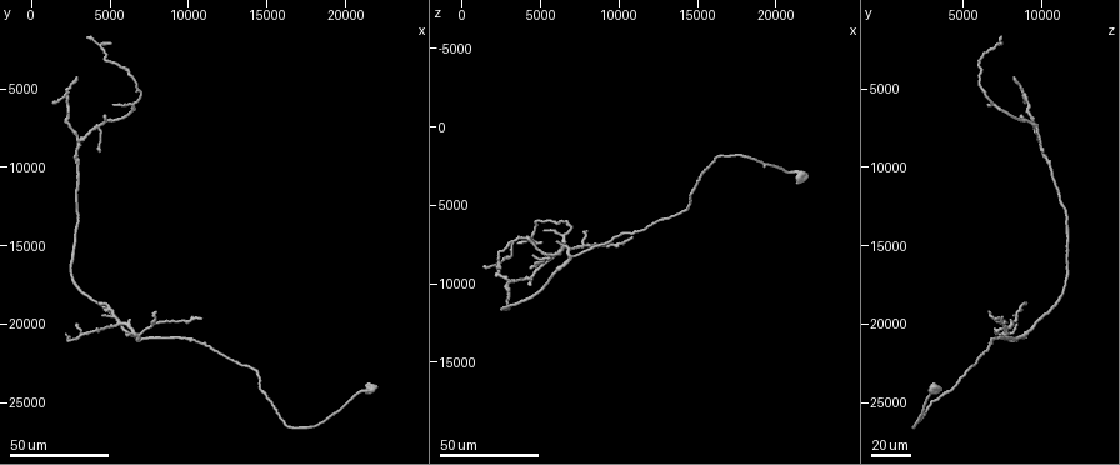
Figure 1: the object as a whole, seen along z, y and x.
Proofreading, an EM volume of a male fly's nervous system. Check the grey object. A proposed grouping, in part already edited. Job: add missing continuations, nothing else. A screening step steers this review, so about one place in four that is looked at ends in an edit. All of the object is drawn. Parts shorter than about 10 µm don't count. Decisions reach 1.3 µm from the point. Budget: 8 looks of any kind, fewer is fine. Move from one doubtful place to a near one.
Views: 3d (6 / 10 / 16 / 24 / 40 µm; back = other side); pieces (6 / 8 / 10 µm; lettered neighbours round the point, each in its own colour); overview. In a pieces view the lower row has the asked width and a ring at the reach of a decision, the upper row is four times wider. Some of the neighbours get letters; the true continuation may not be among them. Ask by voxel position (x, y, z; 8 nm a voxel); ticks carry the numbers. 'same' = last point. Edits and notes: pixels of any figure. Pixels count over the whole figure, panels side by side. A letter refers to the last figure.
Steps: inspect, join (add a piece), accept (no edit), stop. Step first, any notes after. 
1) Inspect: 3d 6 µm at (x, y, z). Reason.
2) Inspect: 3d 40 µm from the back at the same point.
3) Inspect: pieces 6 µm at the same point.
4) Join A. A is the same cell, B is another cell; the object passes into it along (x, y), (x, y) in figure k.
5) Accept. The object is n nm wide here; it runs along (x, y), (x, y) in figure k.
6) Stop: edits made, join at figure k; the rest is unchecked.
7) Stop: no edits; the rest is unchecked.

Inspect: 3d 40 µm at (10800, 19600, 7000). An open end.

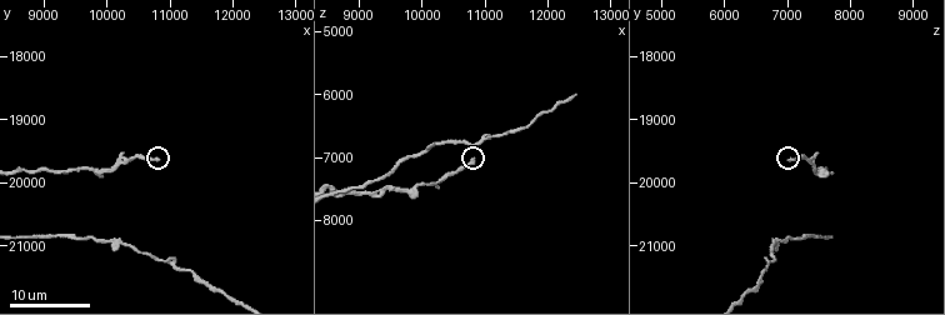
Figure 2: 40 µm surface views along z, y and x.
Inspect: 3d 10 µm at (10800, 19600, 7000). Closer look.

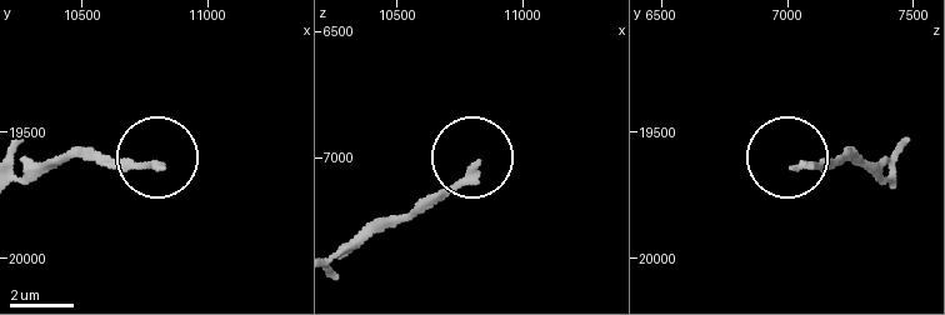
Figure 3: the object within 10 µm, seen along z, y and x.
Inspect: pieces 8 µm at (10800, 19640, 7030).

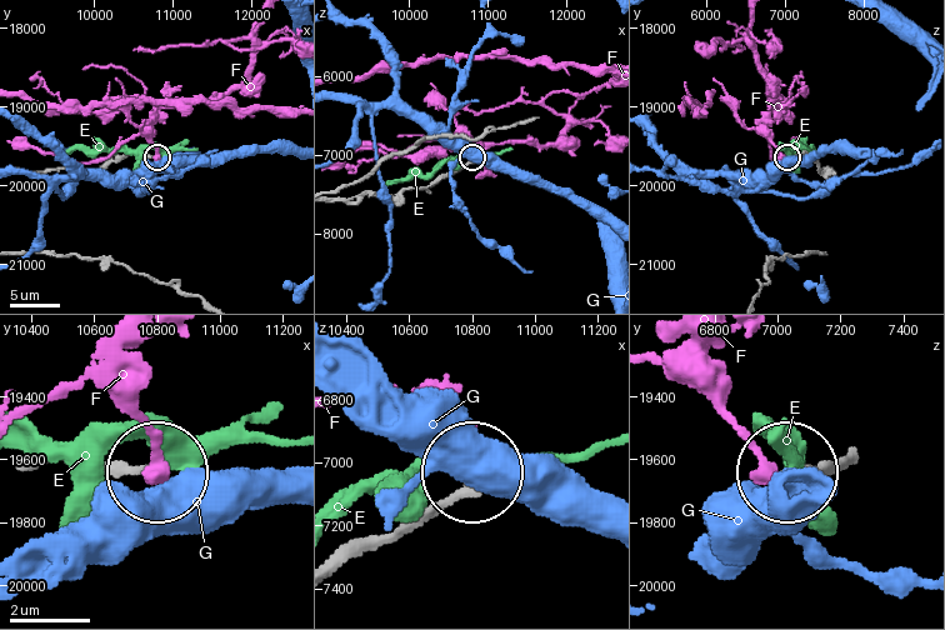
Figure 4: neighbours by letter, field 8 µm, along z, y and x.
Accept. The object is 230 nm wide here; E, F and G are other cells; no lettered piece goes on from it.

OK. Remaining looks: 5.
Inspect: 3d 24 µm at (7800, 19400, 6400). Free end.

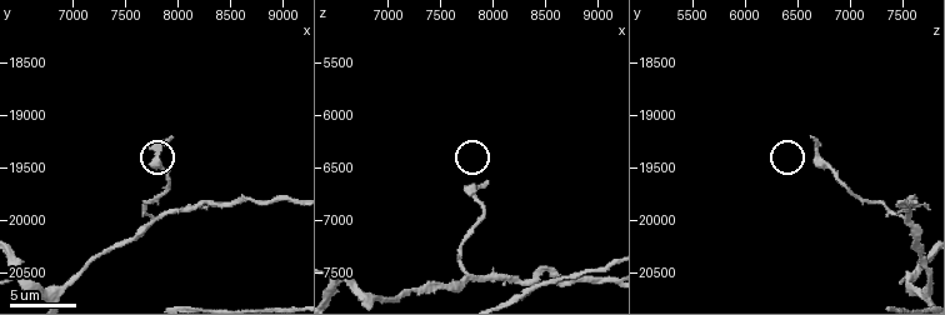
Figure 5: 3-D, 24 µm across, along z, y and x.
Inspect: pieces 6 µm at (7940, 19200, 6640).

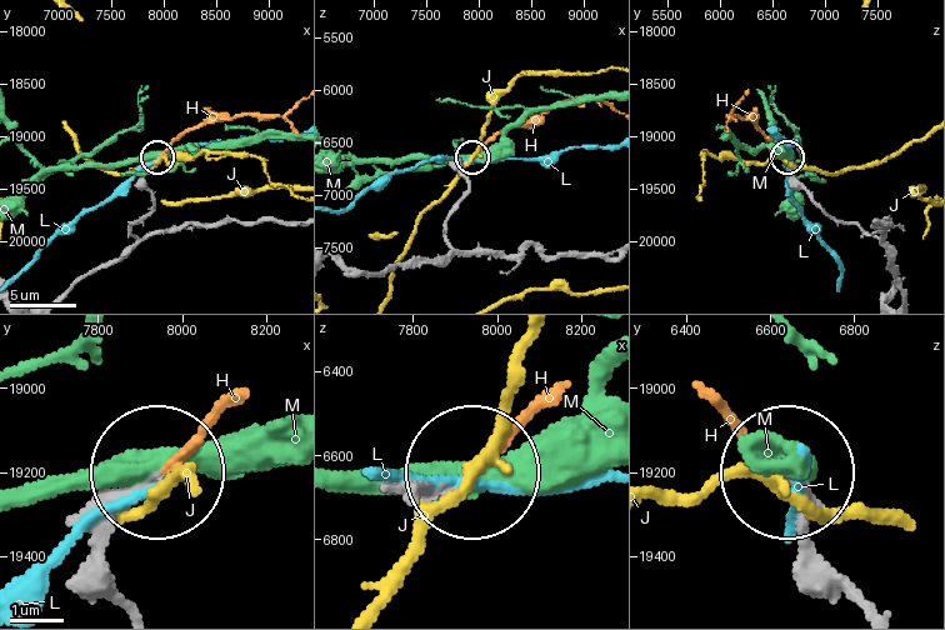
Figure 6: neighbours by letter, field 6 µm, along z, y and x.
Join H. H is the same cell, J, L and M are other cells; the cell continues.

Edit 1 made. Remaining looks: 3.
Inspect: overview. See it whole again.

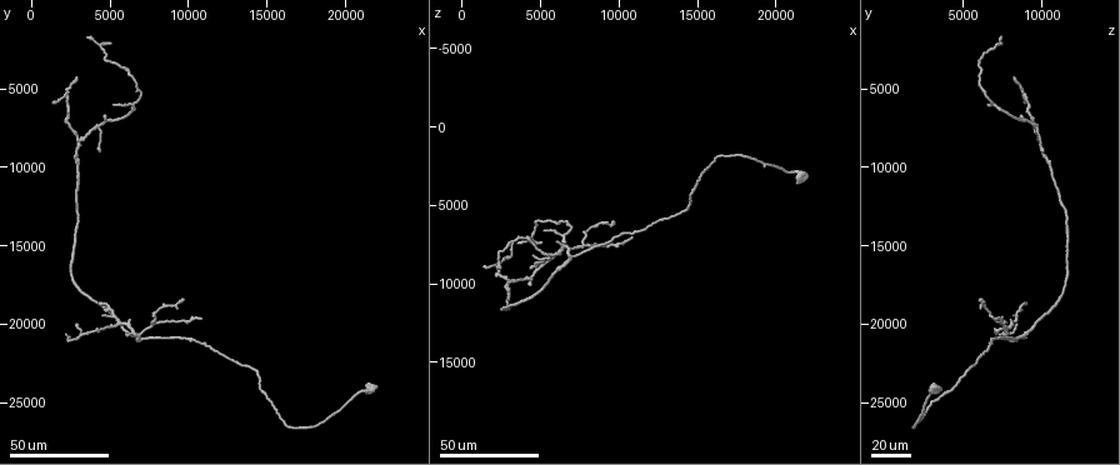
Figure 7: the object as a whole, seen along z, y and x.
Inspect: 3d 40 µm at (6400, 19600, 8200). Branch stops here.

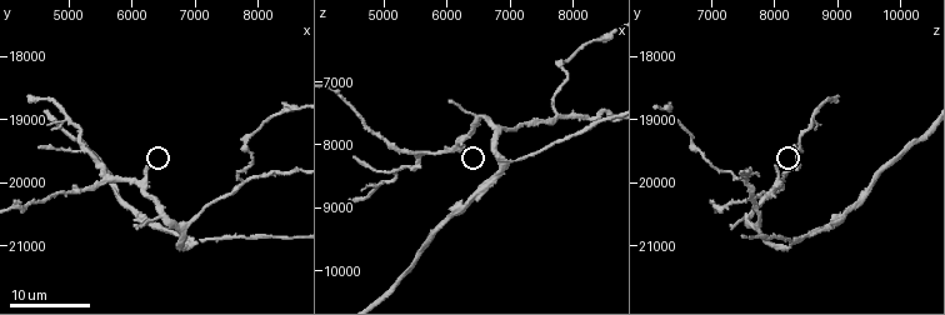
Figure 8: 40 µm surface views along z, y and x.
Inspect: pieces 6 µm at (6300, 19750, 8000). What lies round it.

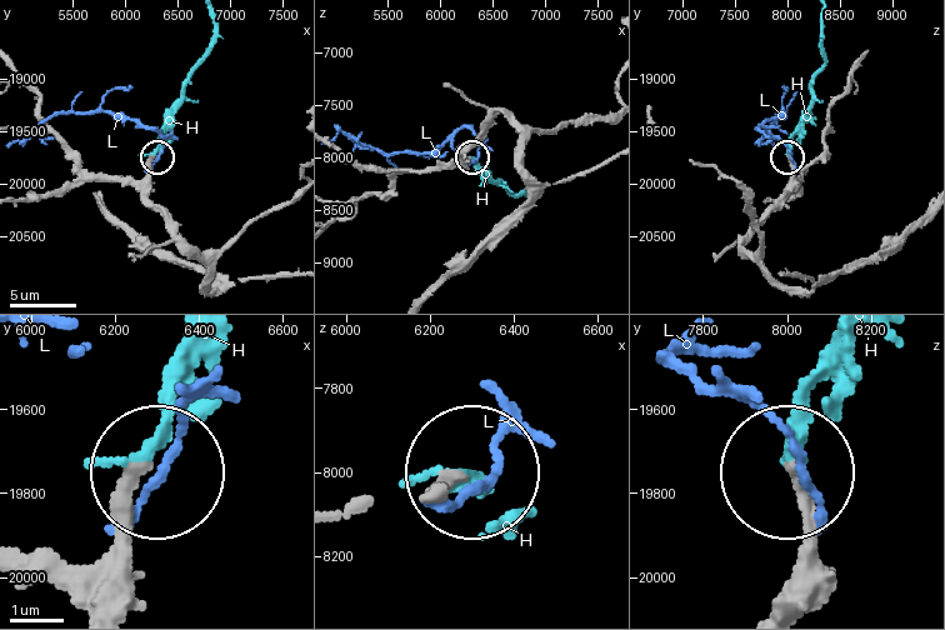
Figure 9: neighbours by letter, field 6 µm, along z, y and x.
Join H. The object is 230 nm wide here; H is the same cell, L is another cell; the object passes into it along (783, 190), (793, 169), (786, 154), (823, 61), (823, 20) in figure 9; it goes on there.

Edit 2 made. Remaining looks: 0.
Stop: edits made, join at figure 6, join at figure 9; the rest is unchecked.

